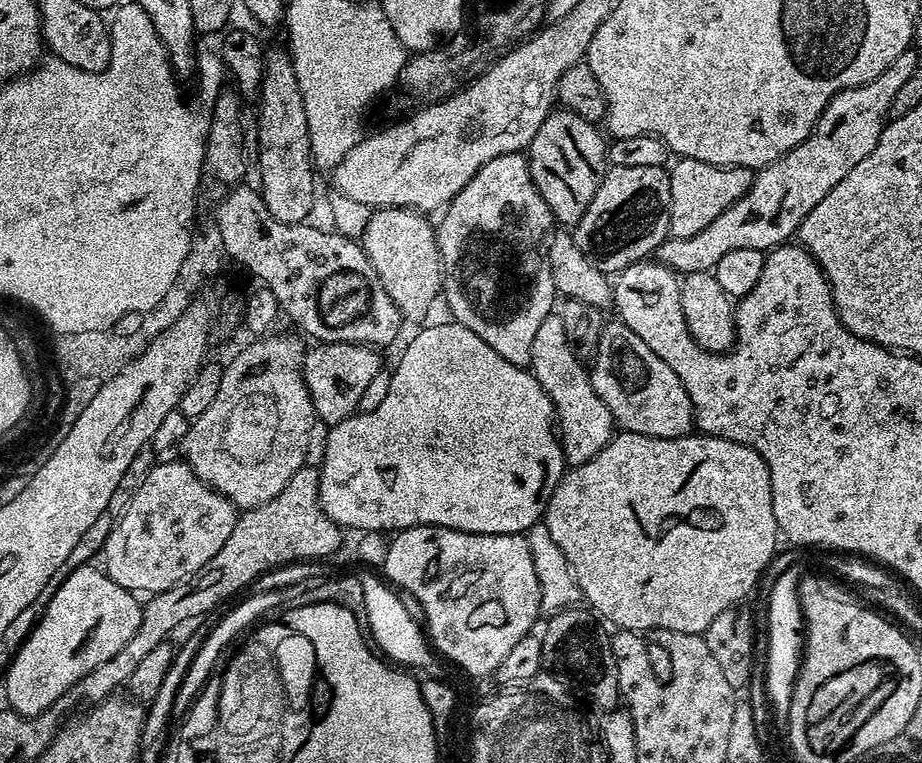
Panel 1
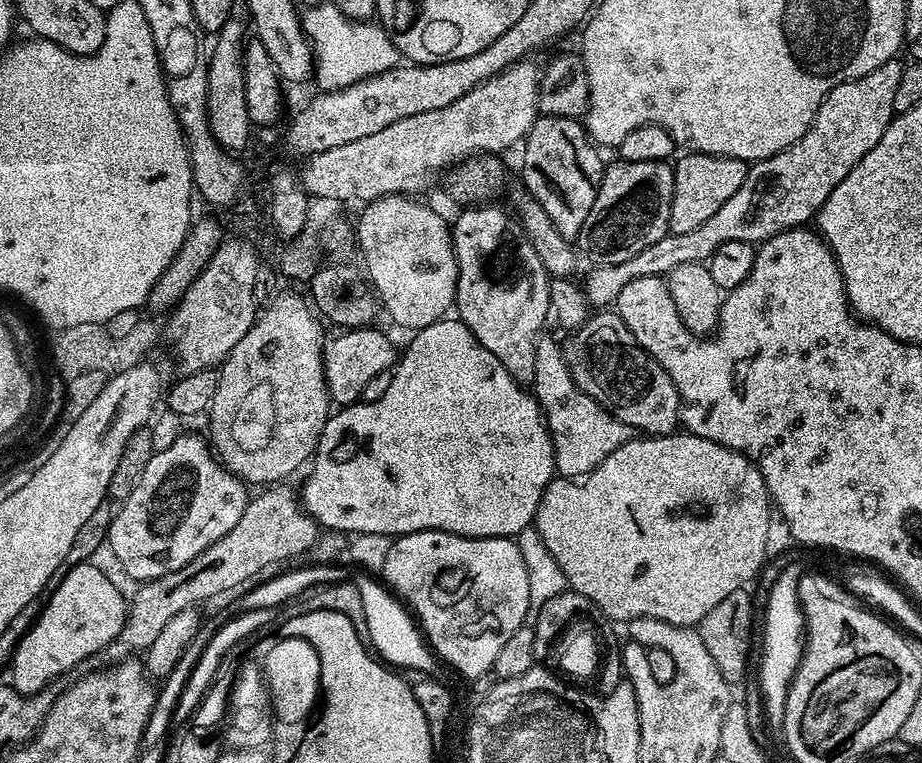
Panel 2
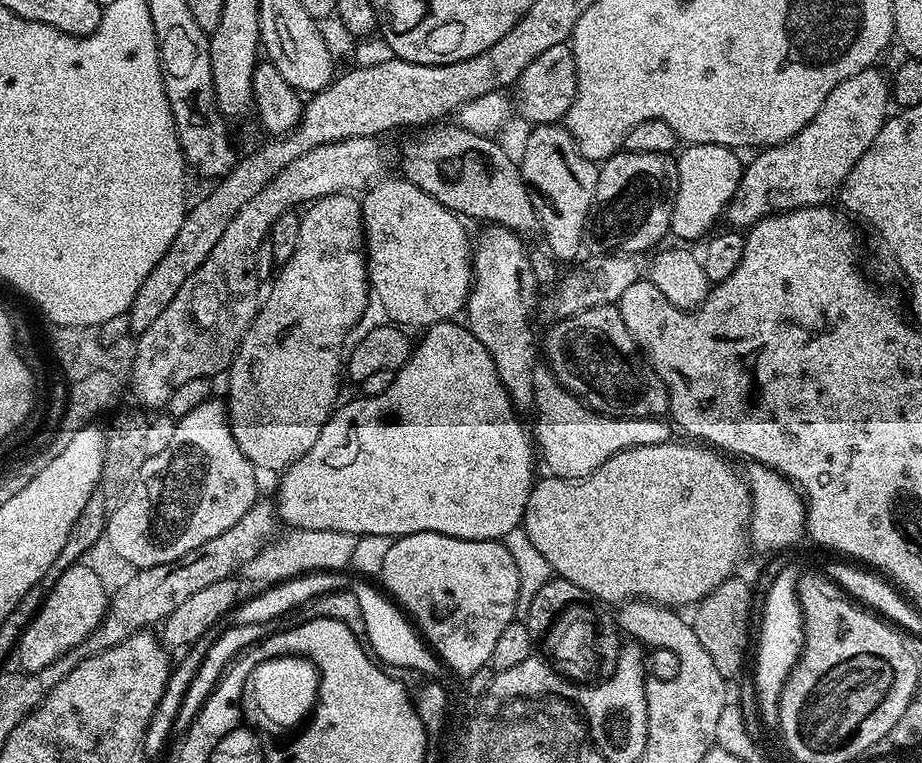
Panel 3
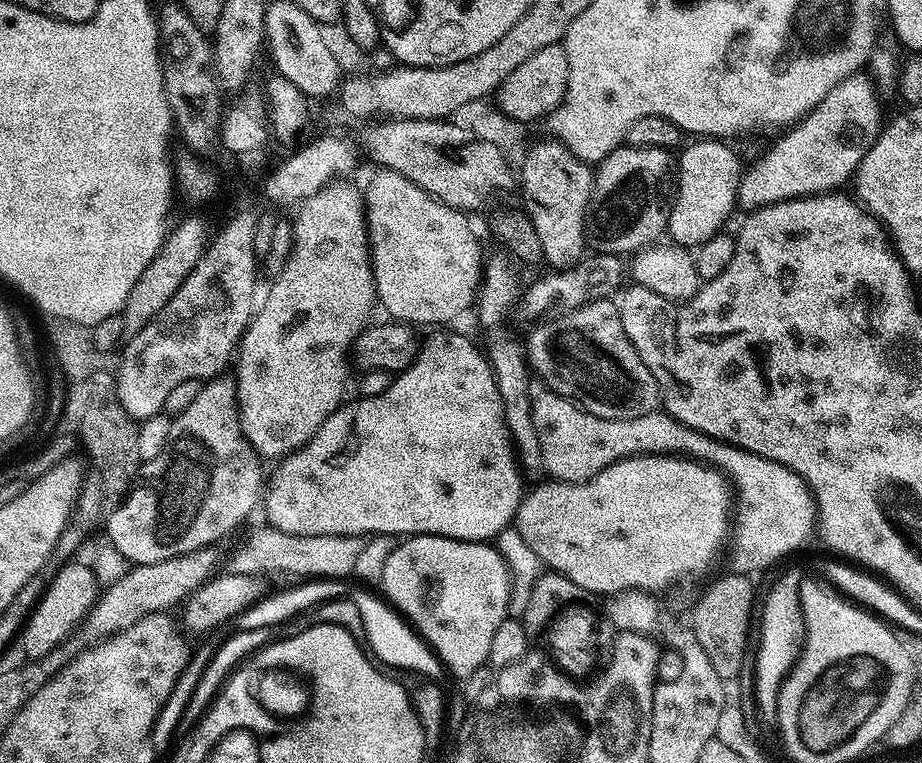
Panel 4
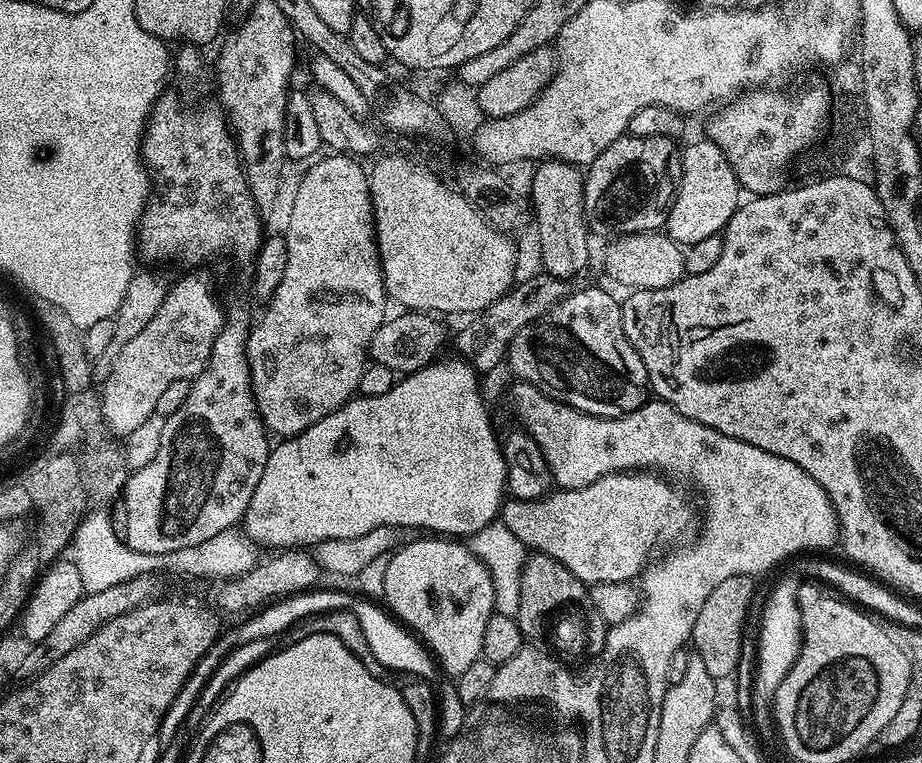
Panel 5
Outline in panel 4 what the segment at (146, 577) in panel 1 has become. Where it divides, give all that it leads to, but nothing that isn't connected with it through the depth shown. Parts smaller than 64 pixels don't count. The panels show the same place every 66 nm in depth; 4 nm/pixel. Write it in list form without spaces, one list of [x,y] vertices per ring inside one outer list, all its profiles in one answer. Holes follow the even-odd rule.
[[[221,374],[205,383],[201,387],[198,398],[194,398],[194,402],[190,402],[190,406],[186,406],[186,410],[182,410],[172,421],[170,426],[170,438],[166,442],[166,446],[162,450],[162,454],[158,454],[158,458],[141,463],[138,473],[138,483],[128,492],[119,506],[113,507],[106,516],[106,527],[108,526],[108,536],[111,547],[117,552],[124,555],[125,561],[131,562],[133,565],[149,564],[150,562],[162,562],[166,558],[174,558],[181,556],[187,552],[193,552],[199,548],[207,548],[215,545],[215,540],[220,540],[223,536],[228,536],[252,511],[257,511],[258,505],[262,500],[262,480],[260,484],[260,463],[261,457],[248,441],[240,421],[240,405],[237,399],[237,389],[235,379],[231,375]]]

